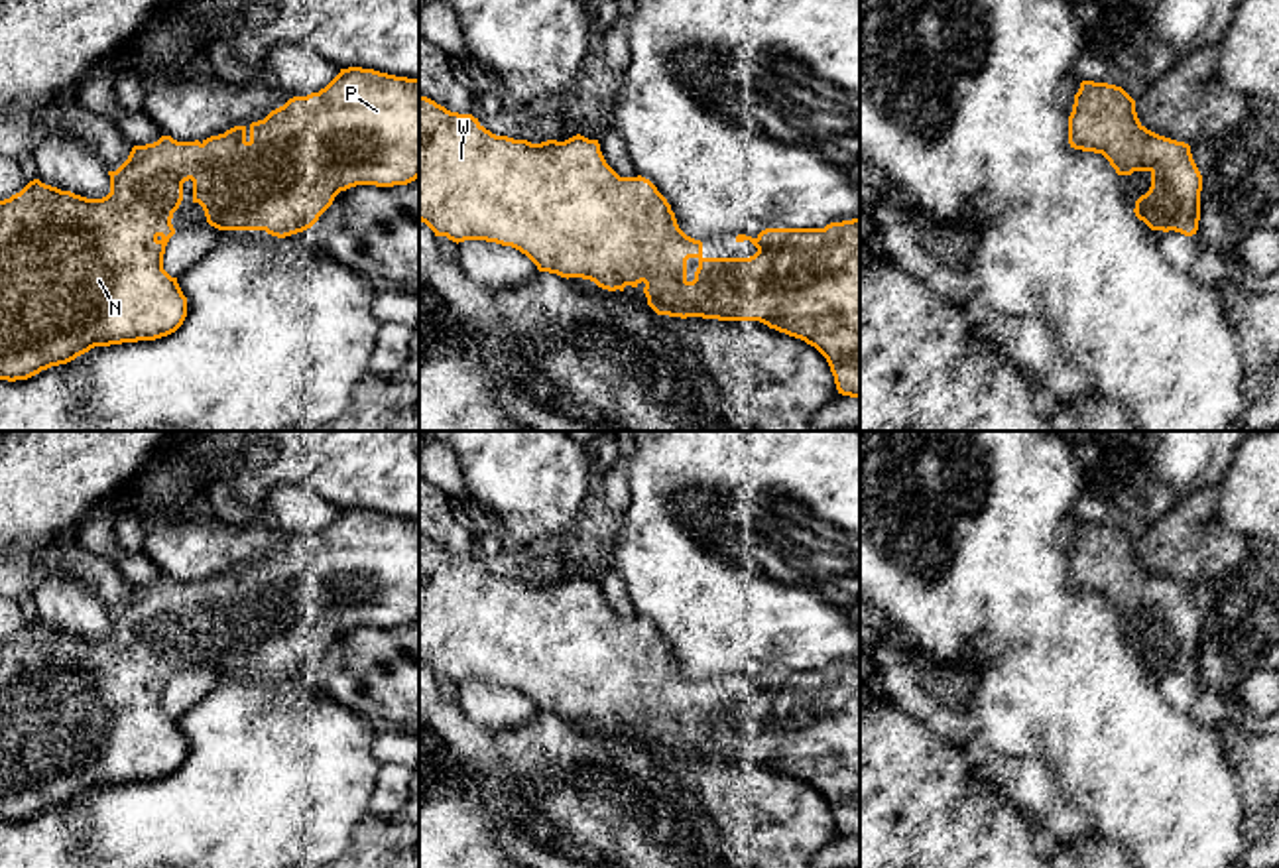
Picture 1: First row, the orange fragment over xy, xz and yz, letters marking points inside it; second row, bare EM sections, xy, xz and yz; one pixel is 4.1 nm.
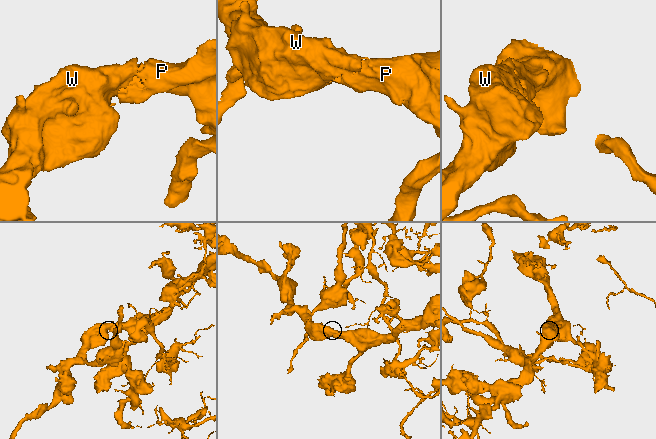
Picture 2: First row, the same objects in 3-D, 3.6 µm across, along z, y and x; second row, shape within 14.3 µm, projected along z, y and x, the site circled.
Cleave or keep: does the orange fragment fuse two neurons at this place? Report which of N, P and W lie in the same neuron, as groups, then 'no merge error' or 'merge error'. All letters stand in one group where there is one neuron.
N P W | no merge error

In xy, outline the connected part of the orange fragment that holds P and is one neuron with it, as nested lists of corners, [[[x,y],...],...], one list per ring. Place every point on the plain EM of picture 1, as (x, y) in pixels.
[[[362,508],[340,510],[340,514],[319,533],[293,537],[248,569],[234,567],[203,583],[177,583],[171,577],[161,577],[153,585],[134,587],[128,600],[116,612],[108,612],[108,616],[110,634],[102,640],[87,640],[33,620],[20,634],[0,642],[0,821],[28,821],[41,811],[67,805],[94,787],[155,781],[175,774],[183,766],[187,758],[187,738],[177,718],[171,718],[163,711],[163,695],[169,679],[175,675],[171,659],[183,642],[183,624],[189,620],[193,622],[193,644],[203,648],[211,667],[218,671],[266,671],[277,679],[311,669],[340,632],[356,626],[394,628],[415,622],[419,618],[419,520],[396,518]]]

